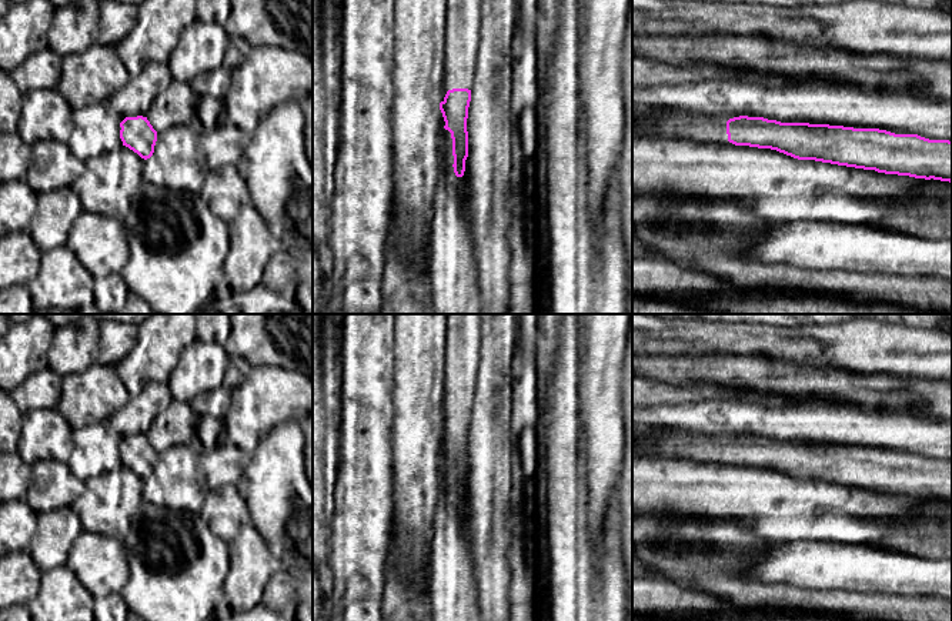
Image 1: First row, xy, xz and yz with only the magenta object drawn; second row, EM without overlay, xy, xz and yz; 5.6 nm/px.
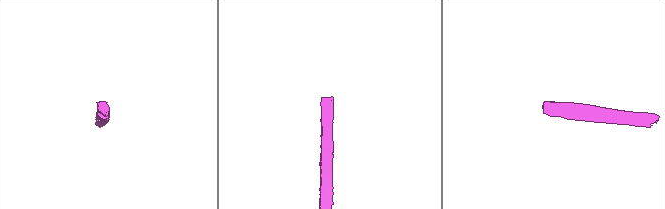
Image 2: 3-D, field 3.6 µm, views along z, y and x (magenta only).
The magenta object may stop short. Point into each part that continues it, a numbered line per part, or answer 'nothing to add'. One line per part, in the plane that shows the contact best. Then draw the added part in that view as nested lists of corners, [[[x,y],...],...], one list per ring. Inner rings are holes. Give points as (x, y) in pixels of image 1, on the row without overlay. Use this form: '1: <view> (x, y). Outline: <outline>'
nothing to add

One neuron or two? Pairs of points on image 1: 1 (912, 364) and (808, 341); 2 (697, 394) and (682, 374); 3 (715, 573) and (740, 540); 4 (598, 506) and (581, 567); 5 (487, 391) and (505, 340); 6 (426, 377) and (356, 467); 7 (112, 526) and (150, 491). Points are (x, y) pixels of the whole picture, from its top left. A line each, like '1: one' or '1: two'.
1: one
2: two
3: one
4: two
5: one
6: two
7: two

